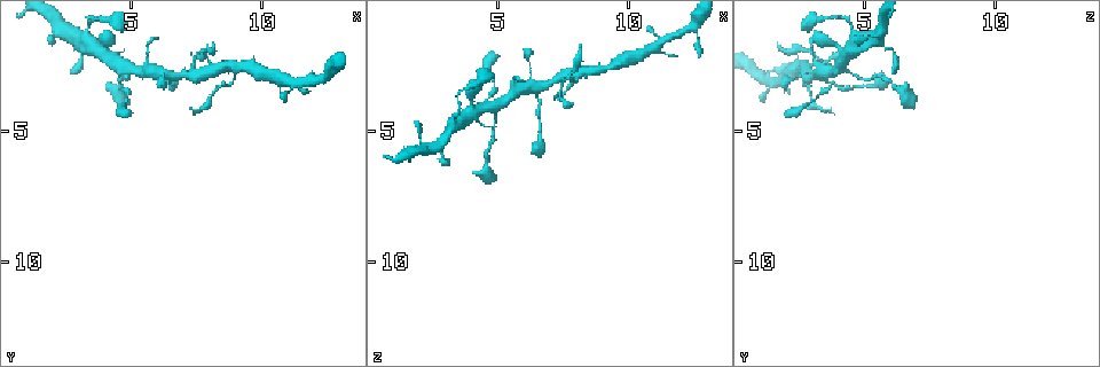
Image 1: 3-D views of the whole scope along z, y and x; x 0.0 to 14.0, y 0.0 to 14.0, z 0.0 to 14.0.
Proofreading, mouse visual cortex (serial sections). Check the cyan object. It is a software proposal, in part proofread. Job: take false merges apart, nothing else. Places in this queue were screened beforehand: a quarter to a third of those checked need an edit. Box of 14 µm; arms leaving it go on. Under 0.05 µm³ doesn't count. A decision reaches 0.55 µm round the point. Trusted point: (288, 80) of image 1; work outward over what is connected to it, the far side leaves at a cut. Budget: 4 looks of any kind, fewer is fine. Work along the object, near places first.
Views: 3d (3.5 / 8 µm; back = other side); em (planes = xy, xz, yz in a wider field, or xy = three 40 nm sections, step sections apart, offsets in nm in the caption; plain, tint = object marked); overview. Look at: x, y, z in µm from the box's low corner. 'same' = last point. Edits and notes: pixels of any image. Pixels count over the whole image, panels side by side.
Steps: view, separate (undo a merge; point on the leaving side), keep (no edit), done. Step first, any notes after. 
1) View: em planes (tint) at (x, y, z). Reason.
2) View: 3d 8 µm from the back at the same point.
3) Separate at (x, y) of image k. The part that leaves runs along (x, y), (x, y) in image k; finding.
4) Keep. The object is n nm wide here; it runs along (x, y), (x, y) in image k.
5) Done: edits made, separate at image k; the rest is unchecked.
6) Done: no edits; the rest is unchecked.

View: 3d 3.5 µm at (4.9, 2.6, 4.1). Sudden change in width.

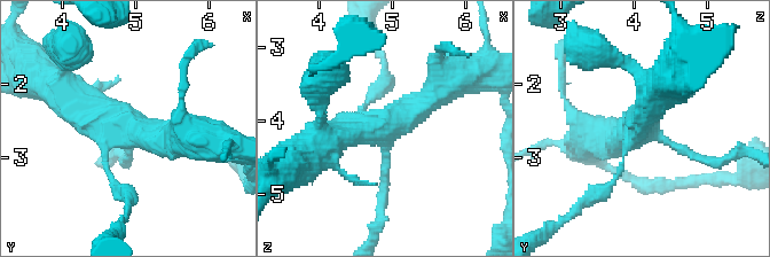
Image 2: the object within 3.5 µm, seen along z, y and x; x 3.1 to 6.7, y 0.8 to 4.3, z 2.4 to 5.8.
View: em xy step 1 (tint) at (4.90, 2.55, 4.15). Shape alone is not enough.

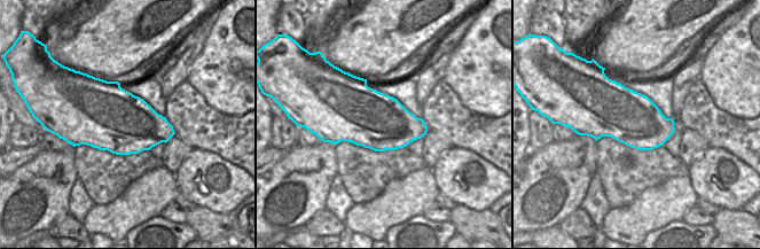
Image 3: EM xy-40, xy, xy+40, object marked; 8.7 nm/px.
Keep. 4 arms meet here; it runs along (442, 84), (383, 129), (319, 146) in image 2; all the same cell.

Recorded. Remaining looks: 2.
View: 3d 3.5 µm at (3.3, 1.3, 4.7). A fork.

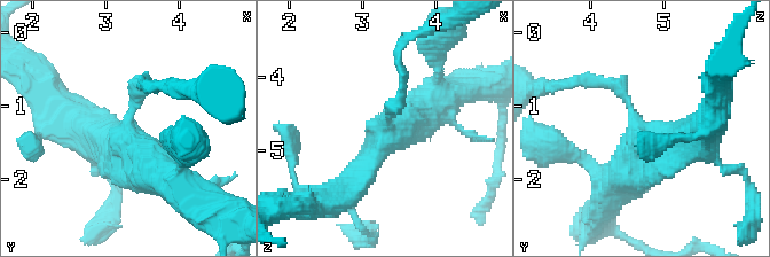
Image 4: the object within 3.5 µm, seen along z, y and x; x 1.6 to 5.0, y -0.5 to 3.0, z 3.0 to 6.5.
View: em xy step 5 (tint) at (3.30, 1.30, 4.65). 3 arms meet here; the arms are 150, 400, 500 nm wide.

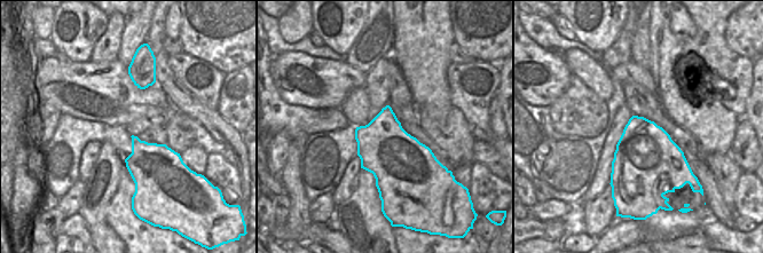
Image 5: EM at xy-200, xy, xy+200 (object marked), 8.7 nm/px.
Keep. The object is 480 nm wide here; it runs along (440, 99), (380, 142), (342, 193) in image 4; all the same cell.

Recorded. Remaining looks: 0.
Done: no edits; the rest is unchecked.

